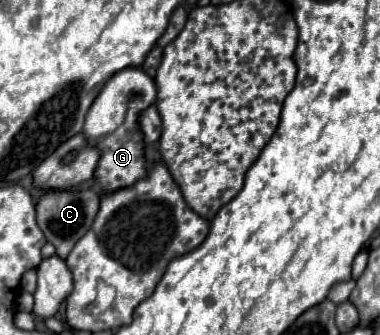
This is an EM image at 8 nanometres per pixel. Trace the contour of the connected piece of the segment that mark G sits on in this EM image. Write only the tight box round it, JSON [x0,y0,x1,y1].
[84,68,156,192]

